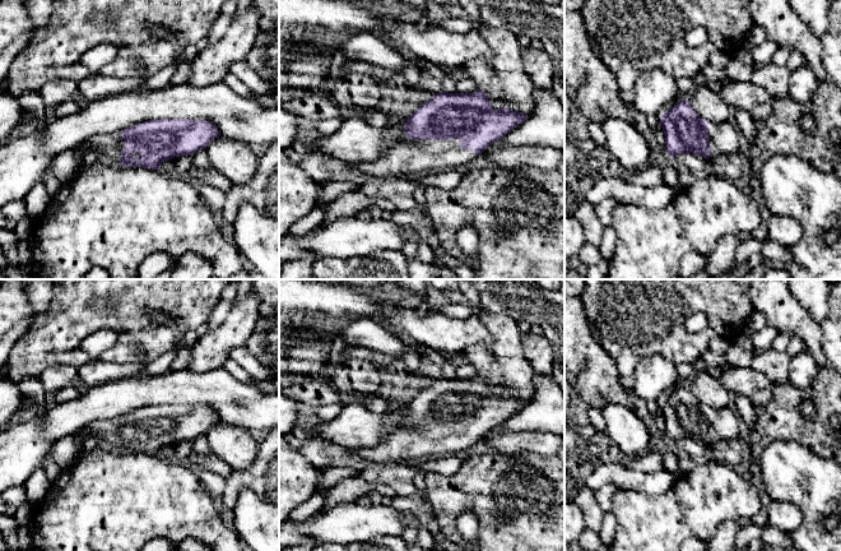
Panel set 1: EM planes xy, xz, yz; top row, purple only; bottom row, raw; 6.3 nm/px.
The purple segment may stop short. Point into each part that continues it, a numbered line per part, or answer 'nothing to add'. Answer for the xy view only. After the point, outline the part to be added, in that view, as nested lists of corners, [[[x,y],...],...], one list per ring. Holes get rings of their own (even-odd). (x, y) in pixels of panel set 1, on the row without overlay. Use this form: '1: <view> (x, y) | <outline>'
1: xy (103, 430) | [[[121,417],[93,421],[85,426],[85,431],[90,439],[97,439],[99,443],[115,441],[125,434]]]

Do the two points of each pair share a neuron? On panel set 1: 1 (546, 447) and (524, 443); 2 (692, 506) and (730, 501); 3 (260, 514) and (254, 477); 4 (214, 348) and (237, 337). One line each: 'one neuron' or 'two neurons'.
1: one neuron
2: one neuron
3: two neurons
4: one neuron

